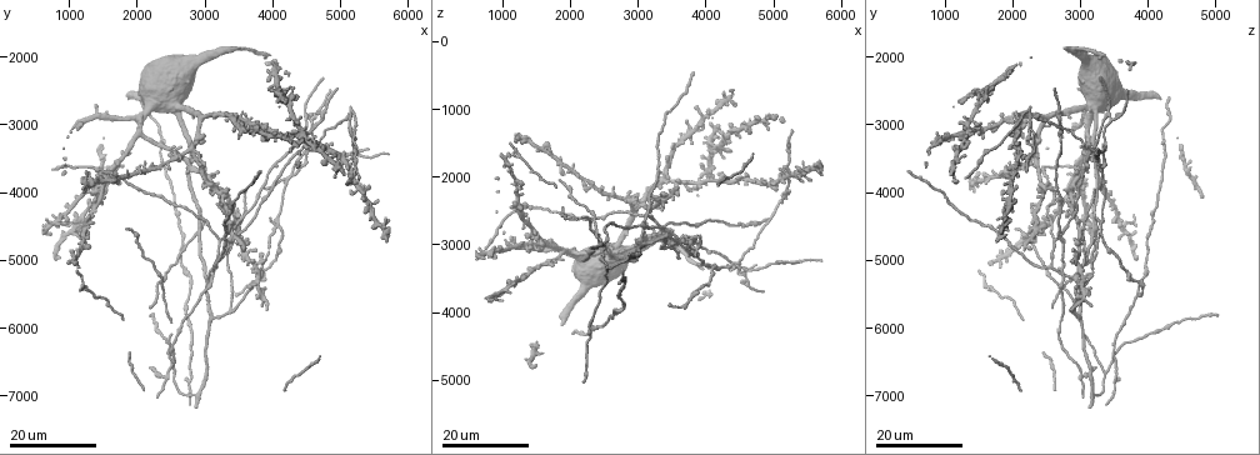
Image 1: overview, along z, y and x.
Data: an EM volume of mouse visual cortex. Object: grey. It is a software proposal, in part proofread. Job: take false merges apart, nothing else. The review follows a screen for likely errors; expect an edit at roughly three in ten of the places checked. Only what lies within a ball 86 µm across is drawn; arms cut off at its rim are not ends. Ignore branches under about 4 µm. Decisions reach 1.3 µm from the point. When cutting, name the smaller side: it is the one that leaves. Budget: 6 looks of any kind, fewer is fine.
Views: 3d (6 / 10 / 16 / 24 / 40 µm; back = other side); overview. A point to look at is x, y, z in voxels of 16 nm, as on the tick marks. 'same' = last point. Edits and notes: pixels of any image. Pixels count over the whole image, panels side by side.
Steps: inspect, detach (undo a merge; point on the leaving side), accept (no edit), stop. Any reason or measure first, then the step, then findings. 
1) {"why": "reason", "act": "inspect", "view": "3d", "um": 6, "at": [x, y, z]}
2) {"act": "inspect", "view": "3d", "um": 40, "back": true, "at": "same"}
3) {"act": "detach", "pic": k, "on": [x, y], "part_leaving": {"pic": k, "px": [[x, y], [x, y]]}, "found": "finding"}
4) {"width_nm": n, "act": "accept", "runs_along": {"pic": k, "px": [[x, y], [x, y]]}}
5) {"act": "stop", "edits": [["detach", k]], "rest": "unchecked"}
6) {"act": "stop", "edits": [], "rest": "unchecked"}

{"why": "four arms meet", "act": "inspect", "view": "3d", "um": 16, "at": [2950, 4550, 3200]}

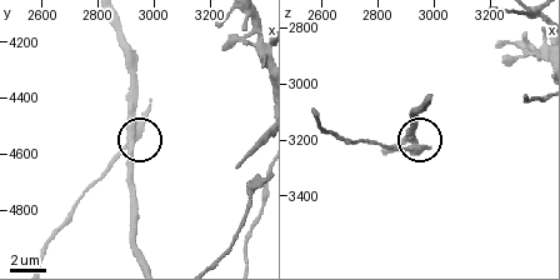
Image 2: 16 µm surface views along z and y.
{"act": "inspect", "view": "3d", "um": 6, "at": "same"}

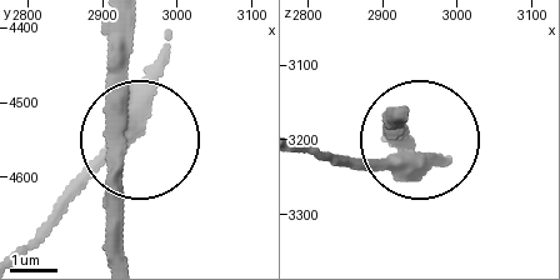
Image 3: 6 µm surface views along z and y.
{"act": "accept", "found": "all the same neuron"}

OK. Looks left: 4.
{"why": "thin arm on a thick one", "act": "inspect", "view": "3d", "um": 24, "at": [3750, 5350, 3050]}

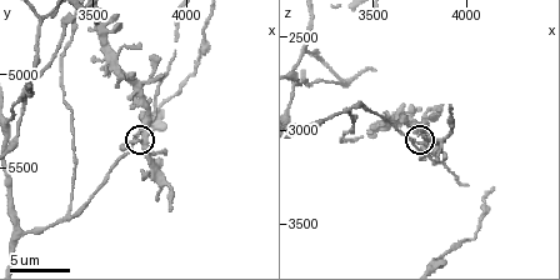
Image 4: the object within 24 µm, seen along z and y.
{"act": "inspect", "view": "3d", "um": 6, "at": [3740, 5320, 3040]}

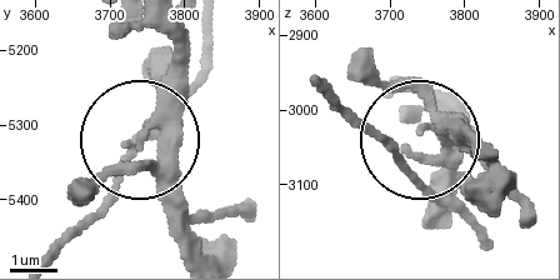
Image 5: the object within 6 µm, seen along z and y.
{"act": "inspect", "view": "3d", "um": 6, "back": true, "at": "same"}

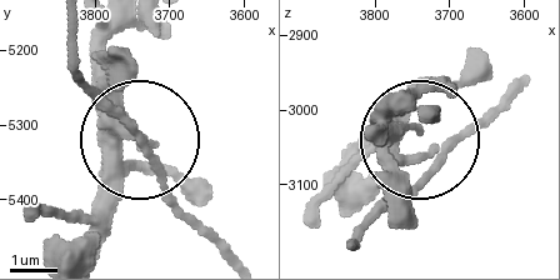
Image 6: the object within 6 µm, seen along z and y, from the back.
{"side_arm_um": 8, "act": "accept", "found": "continuous, no second neuron"}

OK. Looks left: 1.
{"act": "stop", "edits": [], "rest": "unchecked"}

